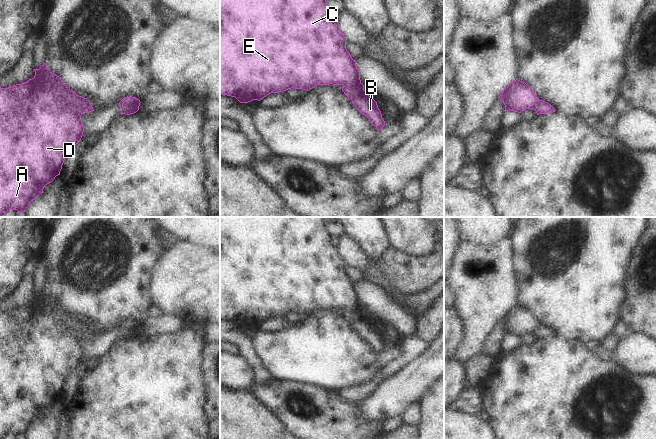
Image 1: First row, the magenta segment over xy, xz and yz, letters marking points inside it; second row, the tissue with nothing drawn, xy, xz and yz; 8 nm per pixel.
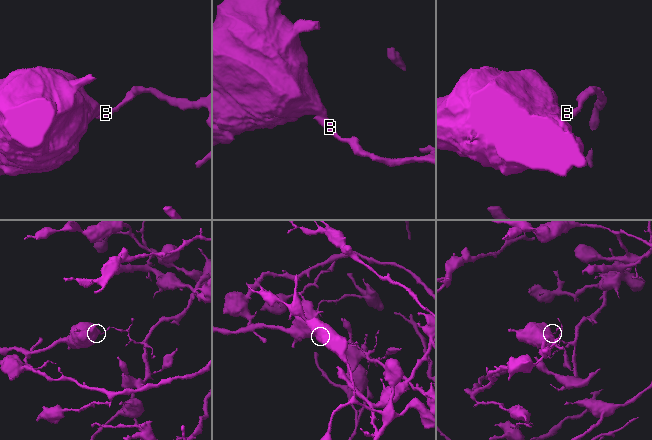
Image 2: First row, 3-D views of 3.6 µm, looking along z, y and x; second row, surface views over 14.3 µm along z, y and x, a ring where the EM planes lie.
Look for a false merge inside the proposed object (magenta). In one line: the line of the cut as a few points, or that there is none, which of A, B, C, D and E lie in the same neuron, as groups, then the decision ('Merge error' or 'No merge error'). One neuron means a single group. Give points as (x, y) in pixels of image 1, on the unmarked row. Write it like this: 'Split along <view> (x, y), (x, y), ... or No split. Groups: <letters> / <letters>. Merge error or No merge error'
Split along xz (343, 309), (363, 313). Groups: A C D E / B. Merge error.

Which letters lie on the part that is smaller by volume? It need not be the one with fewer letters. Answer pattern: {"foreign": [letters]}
{"foreign": ["A", "C", "D", "E"]}

